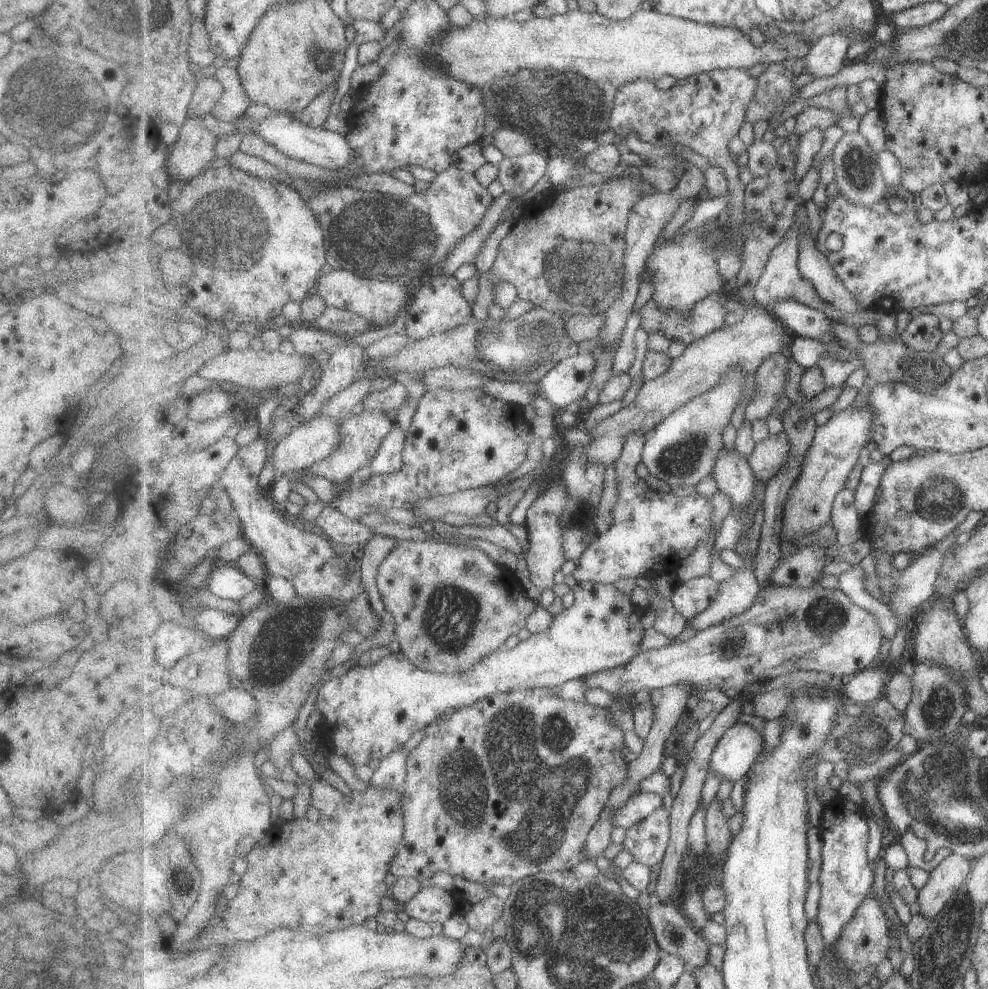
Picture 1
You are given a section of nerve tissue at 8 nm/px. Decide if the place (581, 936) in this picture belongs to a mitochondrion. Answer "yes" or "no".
yes

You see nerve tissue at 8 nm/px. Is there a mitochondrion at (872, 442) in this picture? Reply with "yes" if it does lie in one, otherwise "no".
no

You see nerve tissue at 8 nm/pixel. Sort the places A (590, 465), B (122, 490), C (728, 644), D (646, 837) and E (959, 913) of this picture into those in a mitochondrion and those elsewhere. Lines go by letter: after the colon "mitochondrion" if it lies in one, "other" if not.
A: other
B: other
C: mitochondrion
D: other
E: mitochondrion

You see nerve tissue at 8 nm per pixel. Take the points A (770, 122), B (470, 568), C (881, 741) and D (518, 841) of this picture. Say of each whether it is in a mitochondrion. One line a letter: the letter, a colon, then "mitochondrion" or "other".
A: other
B: mitochondrion
C: mitochondrion
D: mitochondrion

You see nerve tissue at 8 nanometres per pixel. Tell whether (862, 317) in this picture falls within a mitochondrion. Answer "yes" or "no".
no

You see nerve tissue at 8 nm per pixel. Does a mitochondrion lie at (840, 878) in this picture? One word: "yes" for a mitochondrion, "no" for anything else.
yes

